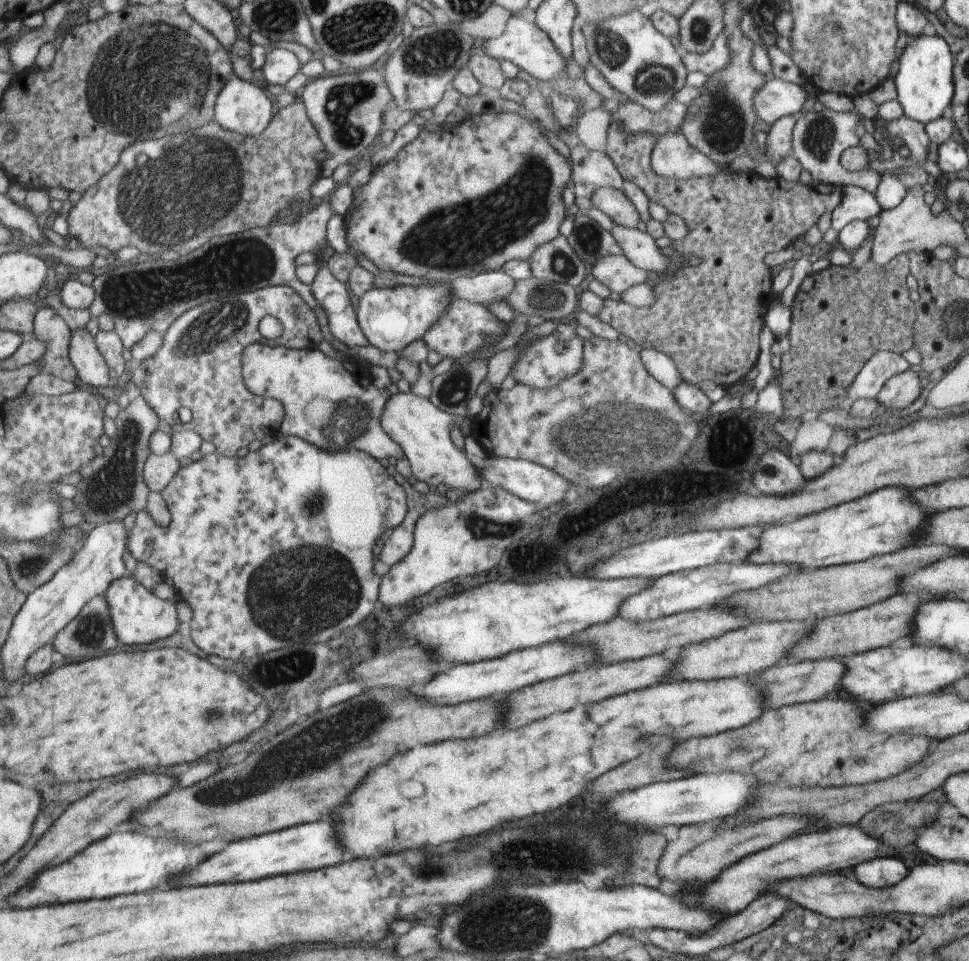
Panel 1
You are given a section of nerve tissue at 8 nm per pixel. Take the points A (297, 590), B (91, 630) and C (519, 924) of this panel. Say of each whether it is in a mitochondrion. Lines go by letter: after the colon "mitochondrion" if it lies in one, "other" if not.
A: mitochondrion
B: mitochondrion
C: mitochondrion

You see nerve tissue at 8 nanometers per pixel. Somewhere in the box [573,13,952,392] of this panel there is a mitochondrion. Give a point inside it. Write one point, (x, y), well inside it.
(653, 79)

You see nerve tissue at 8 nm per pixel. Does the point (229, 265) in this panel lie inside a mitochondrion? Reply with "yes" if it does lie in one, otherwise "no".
yes

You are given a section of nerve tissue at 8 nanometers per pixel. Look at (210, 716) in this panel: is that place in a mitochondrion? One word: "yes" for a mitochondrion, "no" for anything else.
yes

